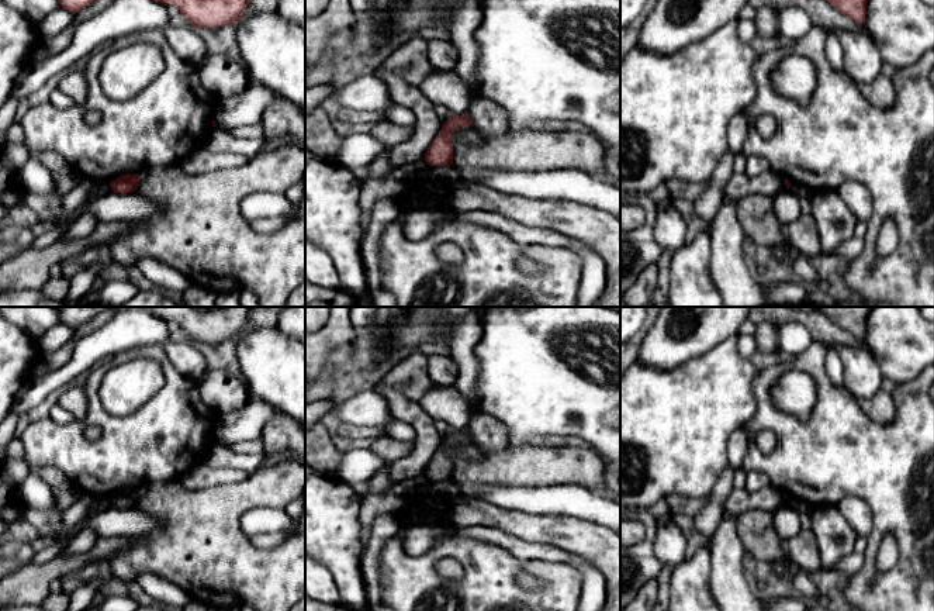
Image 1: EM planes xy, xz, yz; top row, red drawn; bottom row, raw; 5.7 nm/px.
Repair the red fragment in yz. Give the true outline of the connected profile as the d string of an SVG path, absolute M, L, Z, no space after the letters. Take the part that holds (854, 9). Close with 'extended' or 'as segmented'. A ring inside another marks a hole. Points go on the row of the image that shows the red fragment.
M827 0L836 10L852 18L858 24L865 24L868 0Z | as segmented

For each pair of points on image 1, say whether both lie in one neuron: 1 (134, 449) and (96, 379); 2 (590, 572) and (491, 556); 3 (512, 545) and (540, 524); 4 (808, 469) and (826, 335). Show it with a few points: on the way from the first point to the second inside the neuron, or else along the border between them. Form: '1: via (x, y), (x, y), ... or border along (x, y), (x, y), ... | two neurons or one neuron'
1: via (117, 432), (94, 410), (93, 396) | one neuron
2: border along (568, 562), (581, 575), (581, 596) | two neurons
3: border along (490, 527), (553, 546) | two neurons
4: border along (812, 339), (827, 348) | two neurons

